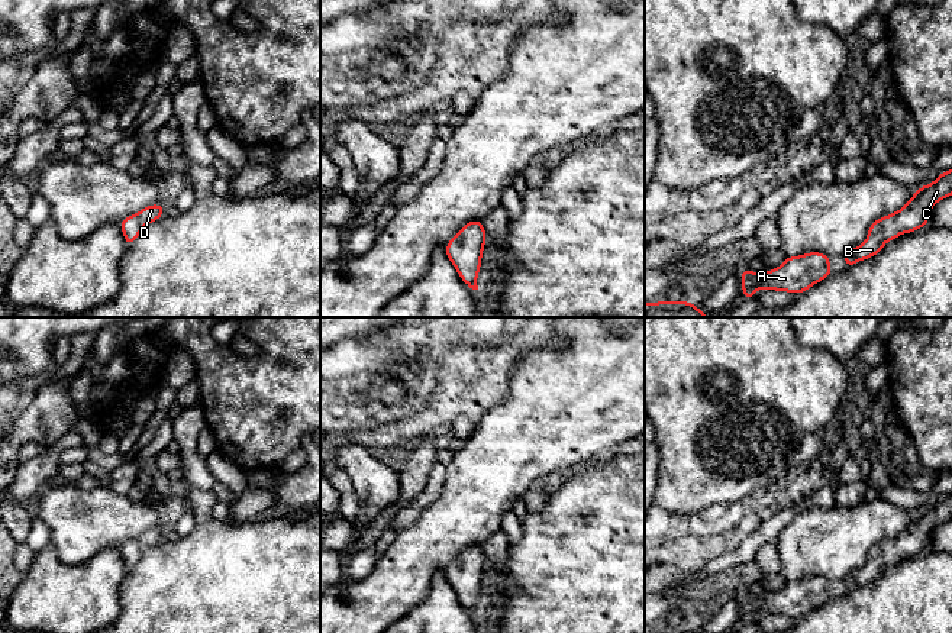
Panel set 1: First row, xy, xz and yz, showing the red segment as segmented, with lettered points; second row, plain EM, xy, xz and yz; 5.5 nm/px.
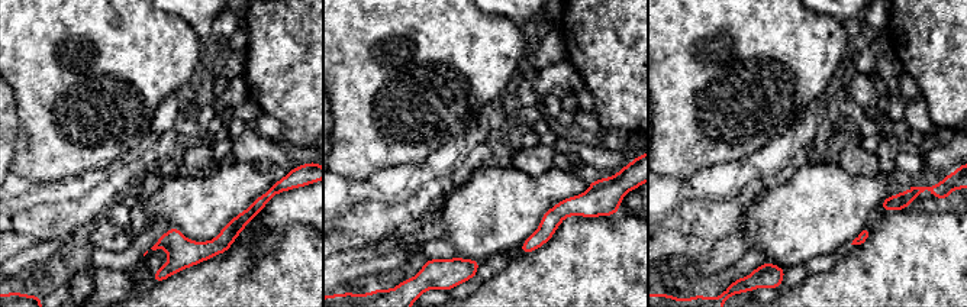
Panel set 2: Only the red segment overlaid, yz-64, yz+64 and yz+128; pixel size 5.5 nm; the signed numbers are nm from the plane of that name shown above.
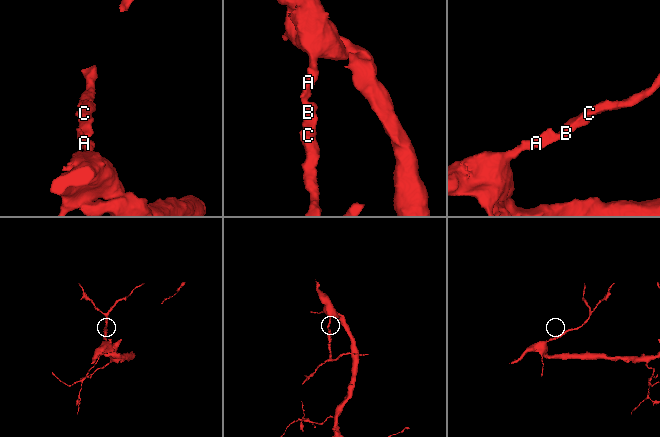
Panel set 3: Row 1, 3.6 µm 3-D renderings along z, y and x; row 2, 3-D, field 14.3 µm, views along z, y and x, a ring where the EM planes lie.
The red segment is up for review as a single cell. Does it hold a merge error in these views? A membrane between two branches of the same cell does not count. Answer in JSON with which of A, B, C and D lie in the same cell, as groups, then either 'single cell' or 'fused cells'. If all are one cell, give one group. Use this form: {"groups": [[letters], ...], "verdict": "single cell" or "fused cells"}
{"groups": [["A", "B", "C", "D"]], "verdict": "single cell"}

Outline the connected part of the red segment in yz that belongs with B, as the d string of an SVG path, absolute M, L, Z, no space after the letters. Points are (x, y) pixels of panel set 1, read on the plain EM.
M952 494L939 498L933 507L917 513L910 526L895 537L872 546L865 566L843 578L846 591L852 592L856 587L878 579L888 565L897 563L901 558L913 558L926 552L932 532L949 520L952 520Z

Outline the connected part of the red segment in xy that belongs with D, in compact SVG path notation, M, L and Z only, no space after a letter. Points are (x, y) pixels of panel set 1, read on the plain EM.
M151 529L143 532L139 537L130 539L120 546L126 571L130 571L142 553L164 540L165 529Z

